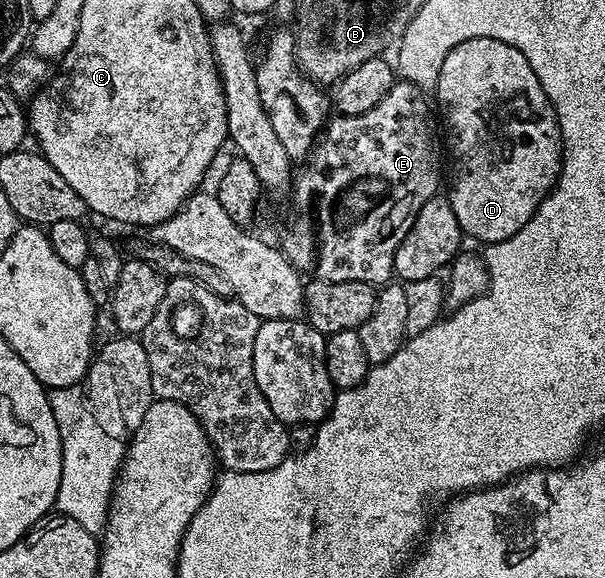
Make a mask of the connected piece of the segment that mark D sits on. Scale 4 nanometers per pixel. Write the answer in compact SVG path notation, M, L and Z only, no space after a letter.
M474 37L474 38L473 38L473 39L471 39L471 40L470 40L470 41L462 41L462 45L454 45L454 49L450 49L450 53L446 53L446 61L442 61L442 69L441 69L441 70L440 70L440 72L439 72L439 73L438 73L438 81L437 81L437 82L436 82L436 85L435 85L435 88L434 88L434 94L436 94L436 99L437 99L437 100L436 100L436 99L435 99L435 102L436 102L436 103L437 103L437 104L438 104L438 107L439 107L439 103L438 103L438 102L440 102L440 107L441 107L441 109L442 109L442 110L444 110L444 119L445 119L445 121L446 121L446 122L448 122L448 135L449 135L449 137L450 137L450 138L452 138L452 188L450 188L450 189L449 189L449 191L446 191L446 197L447 197L447 198L448 198L448 200L449 200L449 201L450 201L450 205L451 205L451 206L452 206L452 208L453 208L453 209L454 209L454 217L458 217L458 225L459 225L459 226L460 226L460 229L461 229L461 232L463 232L463 234L464 234L464 235L465 235L465 236L468 236L468 235L473 235L473 237L474 237L474 238L476 238L476 239L481 239L481 241L482 241L482 242L481 242L481 244L484 244L484 245L487 245L487 244L489 244L489 243L497 243L497 242L498 242L498 241L506 241L506 240L507 240L507 239L509 239L509 238L510 238L510 237L514 237L514 233L518 233L518 229L522 229L522 225L526 225L526 221L530 221L530 217L534 217L534 213L535 213L535 212L536 212L536 211L537 211L537 210L538 210L538 209L539 209L539 208L540 208L540 206L541 206L541 205L542 205L542 201L543 201L543 200L544 200L544 199L545 199L545 197L546 197L546 196L547 196L547 195L548 195L548 194L549 194L549 193L551 193L551 191L552 191L552 188L553 188L553 187L555 187L555 185L556 185L556 178L558 178L558 177L559 177L559 175L560 175L560 167L561 167L561 165L563 165L563 163L564 163L564 143L563 143L563 141L562 141L562 140L561 140L561 139L560 139L560 126L559 126L559 125L558 125L558 121L557 121L557 120L556 120L556 114L555 114L555 113L554 113L554 109L553 109L553 108L552 108L552 103L551 103L551 102L550 102L550 100L548 100L548 98L547 98L547 97L546 97L546 89L542 89L542 81L538 81L538 77L534 77L534 69L530 69L530 61L526 61L526 57L522 57L522 53L518 53L518 49L514 49L514 45L506 45L506 41L494 41L494 40L493 40L493 39L491 39L491 38L490 38L490 37Z

